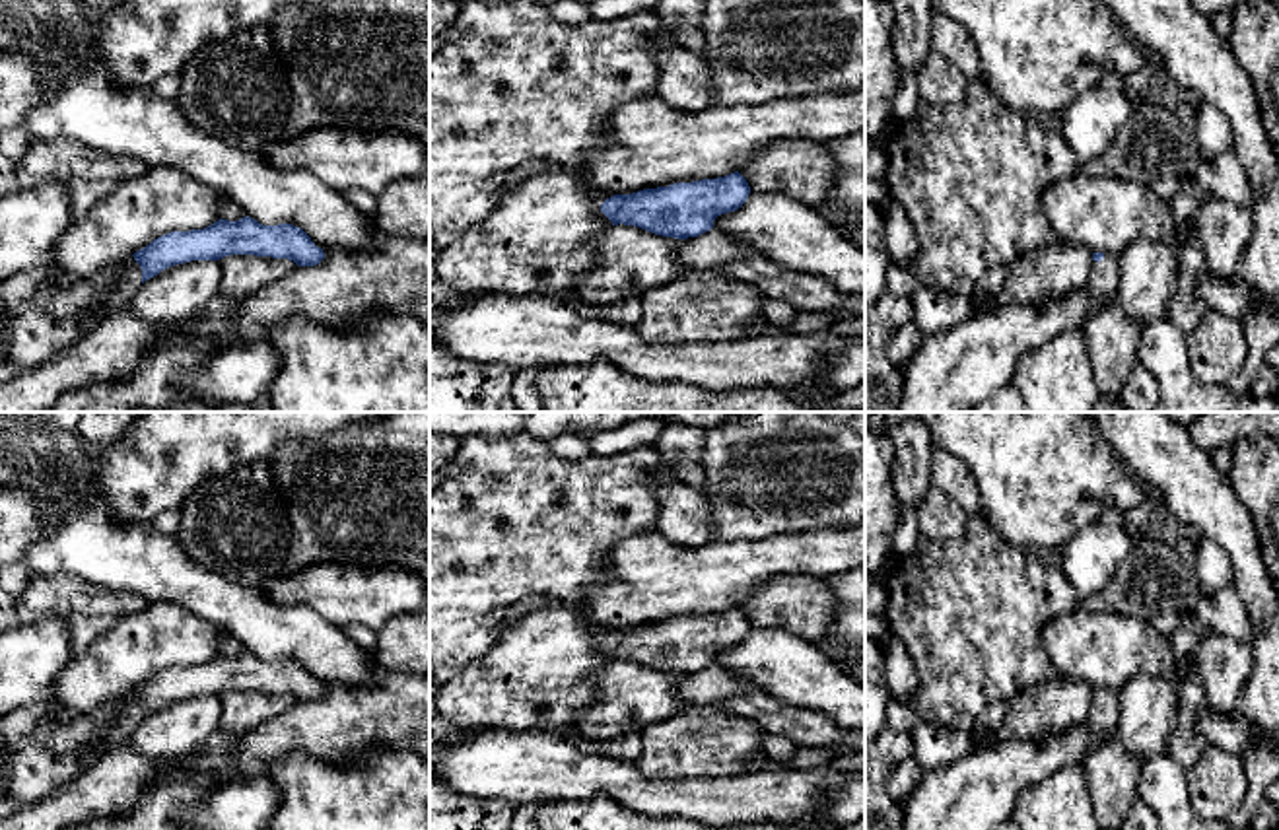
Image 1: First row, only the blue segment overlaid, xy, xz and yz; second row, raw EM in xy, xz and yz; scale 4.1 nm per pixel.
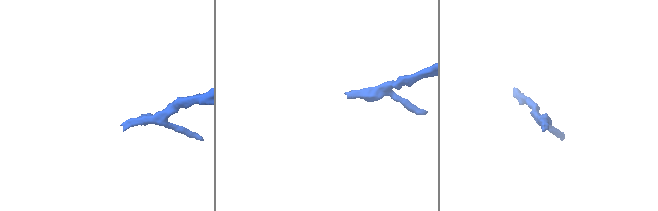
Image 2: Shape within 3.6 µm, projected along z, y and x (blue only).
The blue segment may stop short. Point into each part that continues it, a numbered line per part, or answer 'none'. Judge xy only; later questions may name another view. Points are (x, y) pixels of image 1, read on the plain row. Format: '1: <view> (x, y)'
1: xy (129, 716)

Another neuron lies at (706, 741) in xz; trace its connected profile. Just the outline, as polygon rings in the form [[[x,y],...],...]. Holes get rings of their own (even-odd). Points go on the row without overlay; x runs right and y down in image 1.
[[[696,704],[665,723],[647,725],[641,731],[641,752],[634,762],[649,779],[723,779],[750,774],[748,758],[764,754],[764,729],[748,717],[741,717],[721,704]]]

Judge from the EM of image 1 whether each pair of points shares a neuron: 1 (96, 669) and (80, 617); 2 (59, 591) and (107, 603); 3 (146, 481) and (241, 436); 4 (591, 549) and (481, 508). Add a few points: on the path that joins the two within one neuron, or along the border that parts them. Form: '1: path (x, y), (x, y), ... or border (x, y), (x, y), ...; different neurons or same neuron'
1: border (123, 617), (82, 654), (72, 656); different neurons
2: path (70, 599), (76, 603), (96, 603); same neuron
3: path (170, 471), (208, 436), (218, 436); same neuron
4: path (564, 549), (539, 525), (508, 518); same neuron

